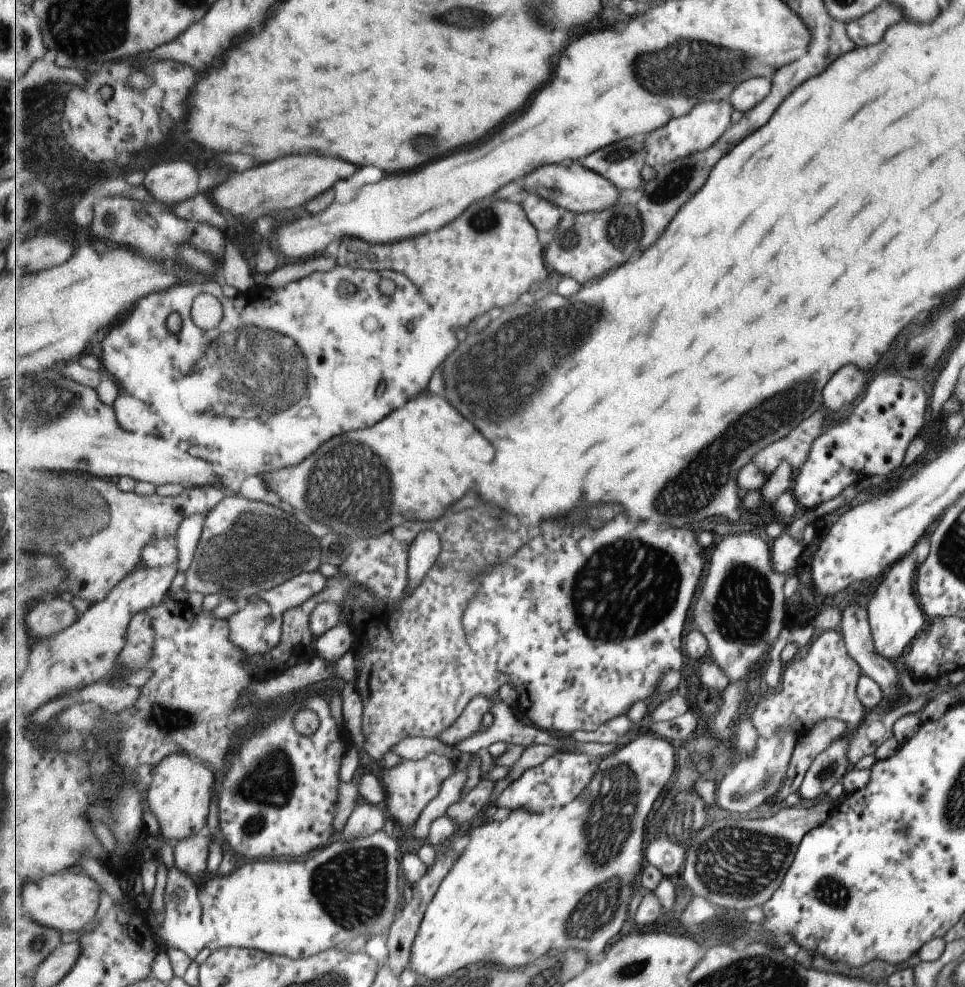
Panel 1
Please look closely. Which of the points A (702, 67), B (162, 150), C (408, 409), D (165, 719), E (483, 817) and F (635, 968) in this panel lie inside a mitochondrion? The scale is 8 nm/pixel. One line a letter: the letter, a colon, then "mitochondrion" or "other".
A: mitochondrion
B: other
C: other
D: mitochondrion
E: other
F: mitochondrion

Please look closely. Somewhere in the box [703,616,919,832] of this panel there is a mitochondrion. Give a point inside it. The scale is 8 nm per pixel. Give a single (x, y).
(829, 770)

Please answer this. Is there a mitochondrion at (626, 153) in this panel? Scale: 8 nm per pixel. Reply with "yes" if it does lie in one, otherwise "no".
yes

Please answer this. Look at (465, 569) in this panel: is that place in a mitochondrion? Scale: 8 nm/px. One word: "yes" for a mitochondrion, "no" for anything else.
yes

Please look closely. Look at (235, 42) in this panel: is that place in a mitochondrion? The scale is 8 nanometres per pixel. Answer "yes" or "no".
no

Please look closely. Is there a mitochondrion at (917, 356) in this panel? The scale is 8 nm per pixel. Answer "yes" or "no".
yes

